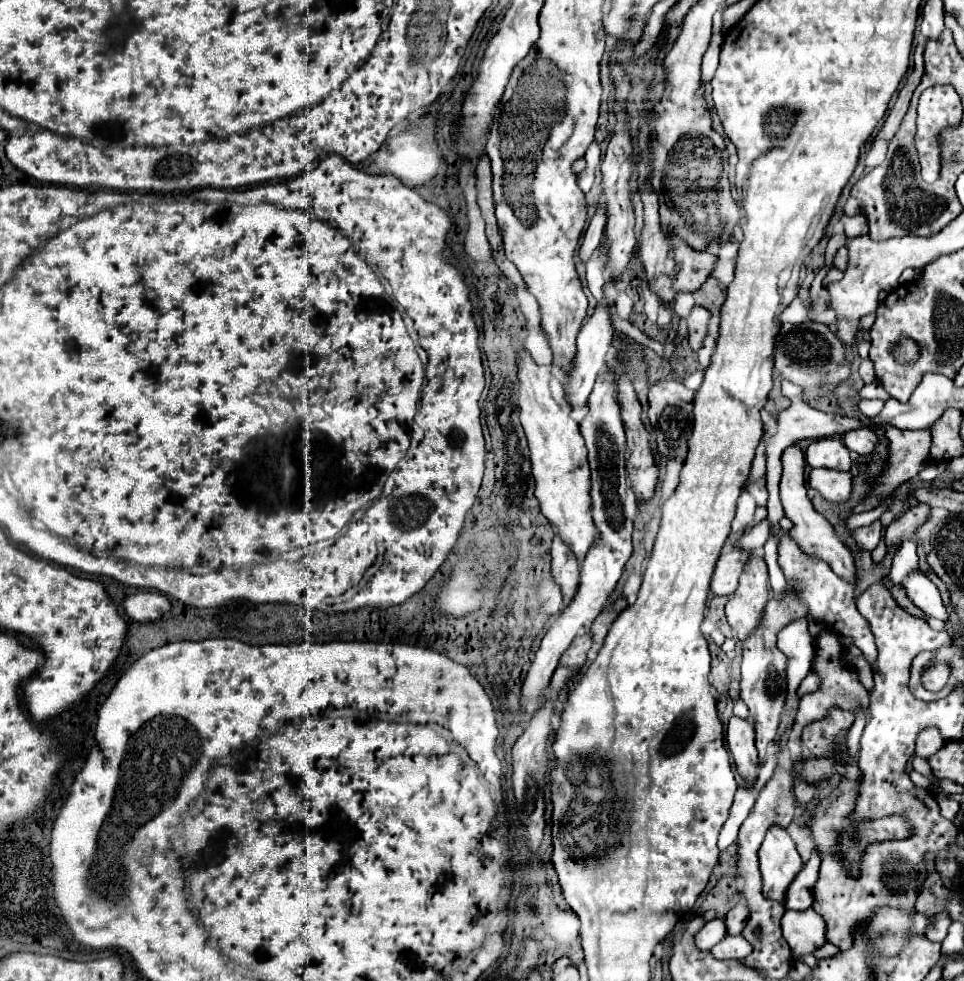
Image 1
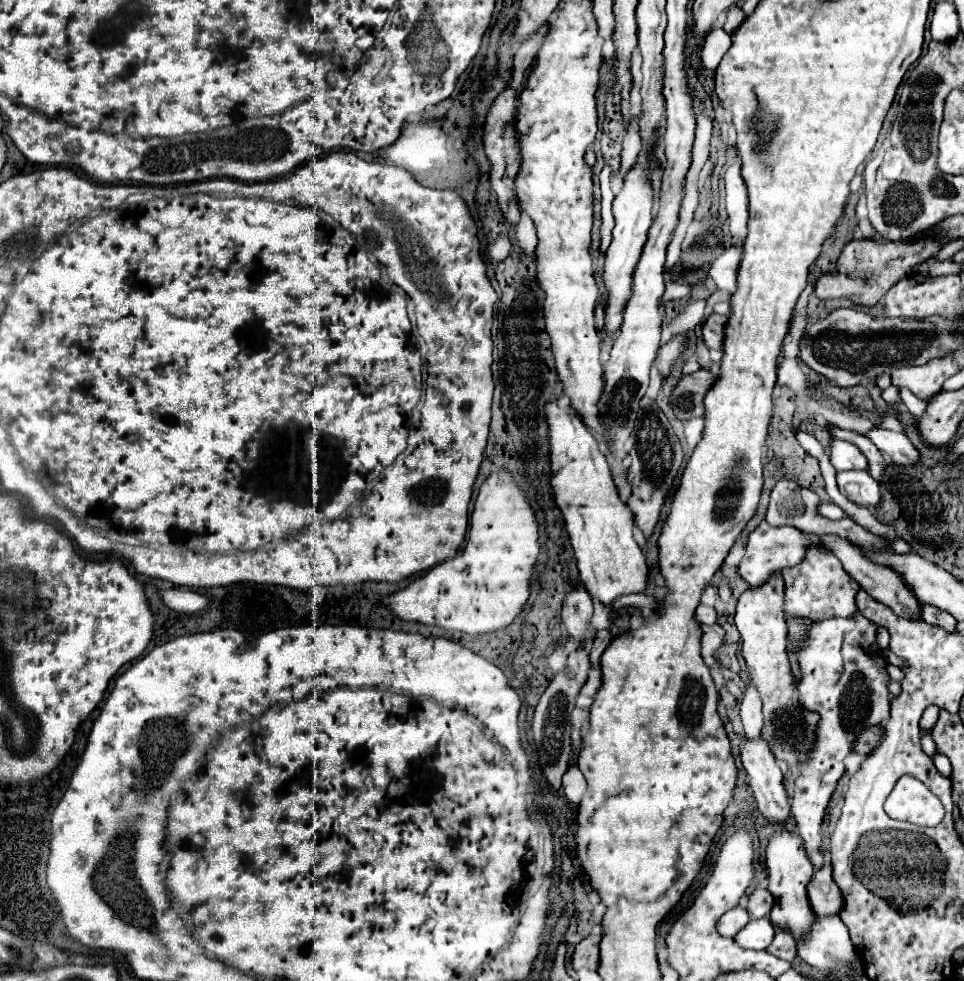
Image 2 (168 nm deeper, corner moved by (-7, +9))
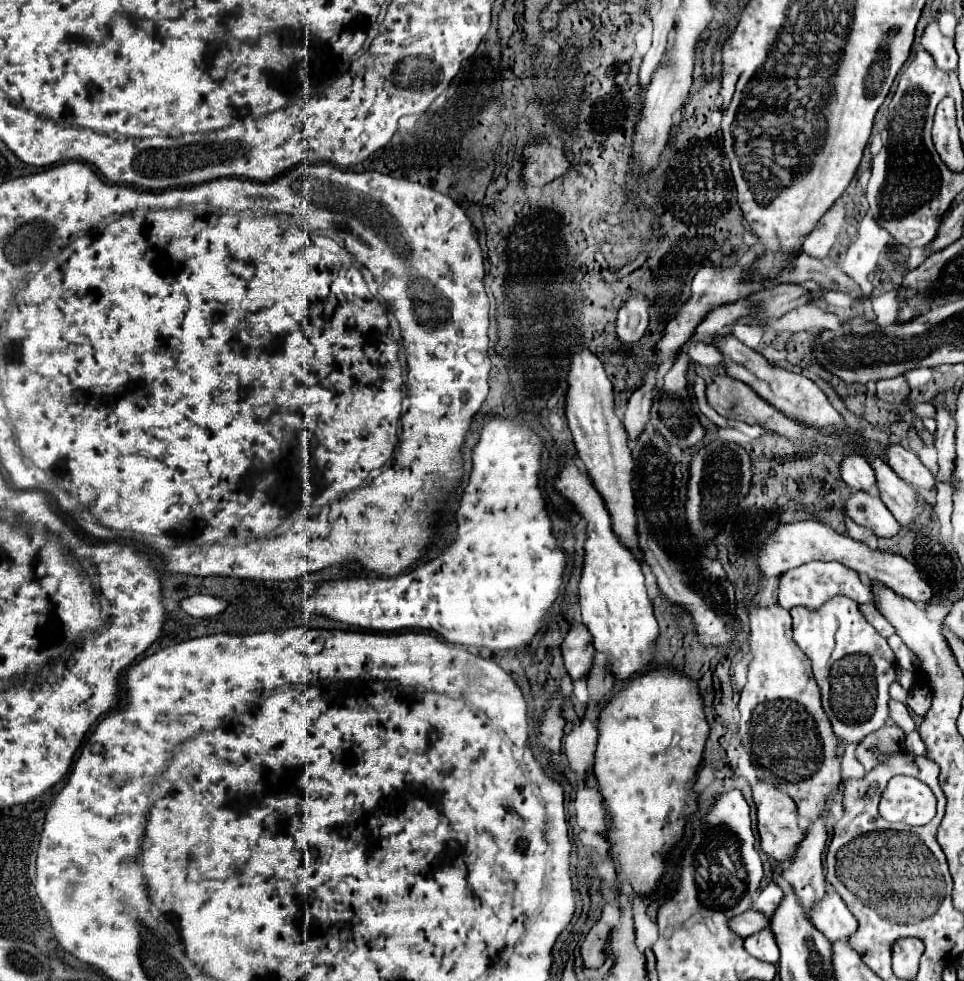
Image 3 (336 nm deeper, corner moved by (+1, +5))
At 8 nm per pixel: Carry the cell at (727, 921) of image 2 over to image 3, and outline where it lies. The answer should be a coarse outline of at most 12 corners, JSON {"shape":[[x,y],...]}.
{"shape":[[748,910],[730,920],[740,936],[770,928],[770,918],[758,910]]}

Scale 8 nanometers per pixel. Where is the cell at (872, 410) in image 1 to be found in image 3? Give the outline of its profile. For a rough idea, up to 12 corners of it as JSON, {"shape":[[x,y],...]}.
{"shape":[[932,404],[908,406],[920,418],[934,418],[936,408]]}

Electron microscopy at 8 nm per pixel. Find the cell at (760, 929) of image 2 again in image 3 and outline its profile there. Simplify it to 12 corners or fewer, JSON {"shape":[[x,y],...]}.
{"shape":[[770,930],[748,936],[744,948],[758,960],[778,964],[780,952]]}

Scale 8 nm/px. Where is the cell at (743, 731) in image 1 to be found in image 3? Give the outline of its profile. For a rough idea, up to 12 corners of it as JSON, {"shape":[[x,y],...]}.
{"shape":[[766,782],[752,786],[762,850],[790,860],[806,828],[796,802]]}

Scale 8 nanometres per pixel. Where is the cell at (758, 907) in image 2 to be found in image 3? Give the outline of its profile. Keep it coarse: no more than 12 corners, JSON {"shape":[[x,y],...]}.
{"shape":[[776,882],[760,892],[754,902],[760,912],[772,916],[784,898]]}

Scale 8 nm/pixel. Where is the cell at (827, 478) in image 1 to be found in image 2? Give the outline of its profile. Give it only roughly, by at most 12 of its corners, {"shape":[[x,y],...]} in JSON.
{"shape":[[866,470],[836,474],[840,492],[856,504],[880,502],[878,482]]}

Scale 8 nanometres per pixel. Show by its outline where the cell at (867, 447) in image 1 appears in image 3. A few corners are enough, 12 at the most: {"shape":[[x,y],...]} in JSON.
{"shape":[[888,448],[888,466],[918,488],[932,490],[934,474],[920,458]]}

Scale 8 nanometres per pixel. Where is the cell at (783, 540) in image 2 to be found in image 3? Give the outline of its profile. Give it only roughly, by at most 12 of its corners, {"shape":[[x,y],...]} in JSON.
{"shape":[[816,520],[764,540],[764,578],[836,560],[894,592],[930,602],[926,578],[900,554],[872,550]]}

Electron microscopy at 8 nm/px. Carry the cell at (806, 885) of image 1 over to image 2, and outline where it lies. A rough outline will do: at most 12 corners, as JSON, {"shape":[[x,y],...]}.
{"shape":[[830,864],[814,872],[808,900],[814,914],[838,914],[842,892]]}

